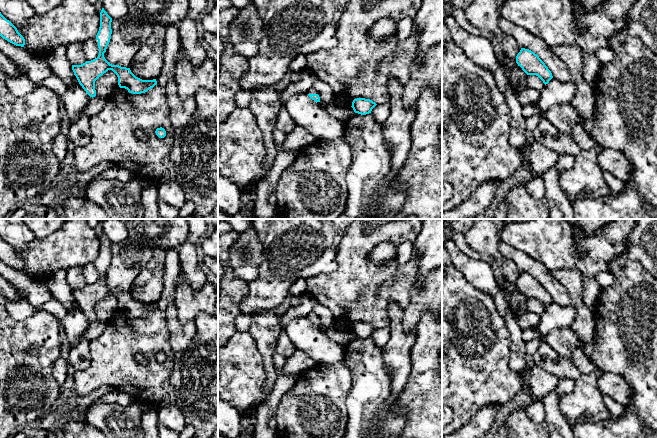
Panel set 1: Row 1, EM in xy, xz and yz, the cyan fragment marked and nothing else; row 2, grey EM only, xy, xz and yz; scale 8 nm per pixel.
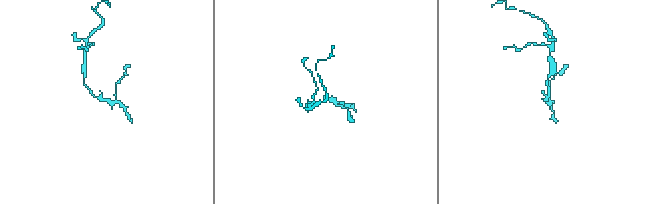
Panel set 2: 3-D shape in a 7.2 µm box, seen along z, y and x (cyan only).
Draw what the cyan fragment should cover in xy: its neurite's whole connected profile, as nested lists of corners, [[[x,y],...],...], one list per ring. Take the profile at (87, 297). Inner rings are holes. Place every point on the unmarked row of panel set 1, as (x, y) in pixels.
[[[102,232],[100,236],[100,251],[96,259],[99,279],[97,282],[86,285],[81,289],[72,289],[74,299],[82,312],[92,322],[96,320],[95,305],[108,294],[112,294],[117,299],[120,312],[125,312],[129,317],[133,318],[145,317],[157,309],[156,303],[142,304],[136,301],[130,292],[112,289],[104,281],[112,258],[111,246],[112,242]]]

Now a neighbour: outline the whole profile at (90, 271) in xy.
[[[87,264],[85,267],[83,267],[83,275],[87,285],[97,282],[99,279],[98,264]]]

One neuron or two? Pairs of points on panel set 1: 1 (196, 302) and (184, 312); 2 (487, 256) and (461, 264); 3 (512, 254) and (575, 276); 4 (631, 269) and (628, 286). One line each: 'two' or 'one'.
1: one
2: two
3: two
4: one

